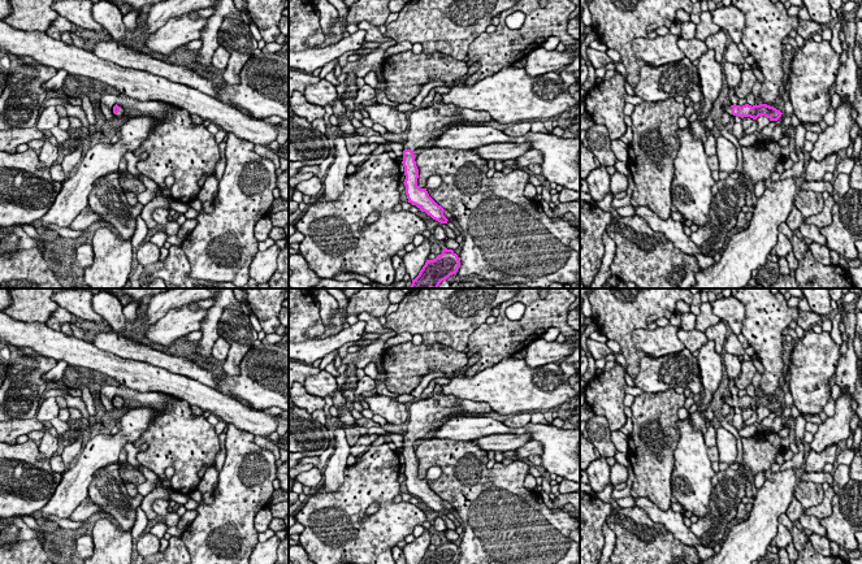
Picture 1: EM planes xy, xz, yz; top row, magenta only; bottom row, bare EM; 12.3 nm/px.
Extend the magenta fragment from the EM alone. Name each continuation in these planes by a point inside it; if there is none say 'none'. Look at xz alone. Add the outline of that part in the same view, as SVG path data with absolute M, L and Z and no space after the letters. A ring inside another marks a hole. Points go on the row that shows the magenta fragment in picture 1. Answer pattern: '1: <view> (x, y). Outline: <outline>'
1: xz (425, 124). Outline: M436 94L430 107L413 110L408 118L408 136L404 149L423 148L428 142L454 126L469 125L471 122L493 121L488 112L475 112L459 107L442 108L441 94Z

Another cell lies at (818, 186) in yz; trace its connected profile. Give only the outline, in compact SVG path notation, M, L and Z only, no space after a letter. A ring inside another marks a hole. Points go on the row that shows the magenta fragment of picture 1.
M801 181L798 185L798 188L801 190L811 190L815 192L829 192L832 194L833 191L833 183L832 182L826 182L826 181Z

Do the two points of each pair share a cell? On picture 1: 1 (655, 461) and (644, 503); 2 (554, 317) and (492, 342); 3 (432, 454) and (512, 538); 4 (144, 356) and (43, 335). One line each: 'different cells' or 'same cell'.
1: different cells
2: same cell
3: same cell
4: different cells

